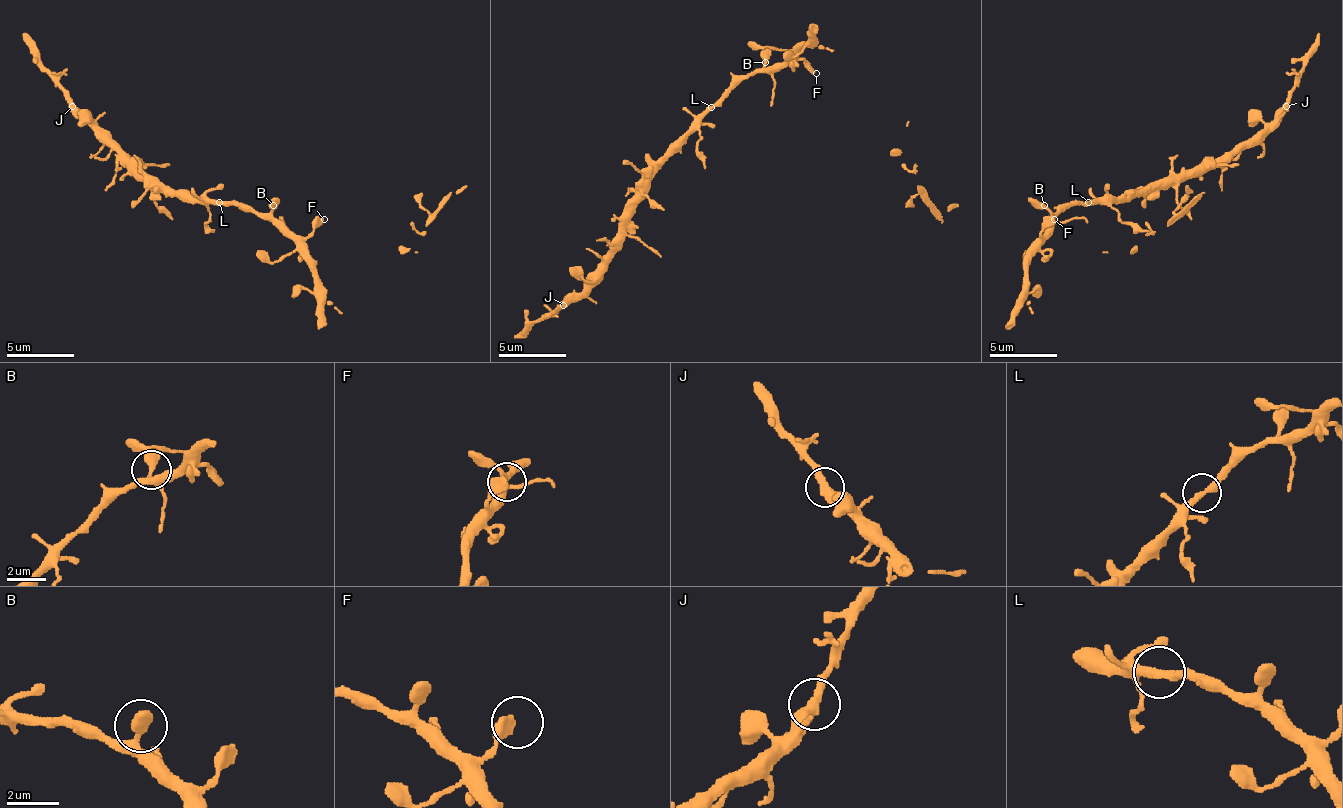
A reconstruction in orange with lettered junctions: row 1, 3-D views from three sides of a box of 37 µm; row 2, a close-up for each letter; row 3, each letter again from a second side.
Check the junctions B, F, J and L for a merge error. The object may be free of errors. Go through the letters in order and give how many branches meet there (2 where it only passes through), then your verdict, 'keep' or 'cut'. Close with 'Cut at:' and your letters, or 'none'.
B: branches 2; keep
F: branches 1; keep
J: branches 2; keep
L: branches 2; keep
Cut at: none

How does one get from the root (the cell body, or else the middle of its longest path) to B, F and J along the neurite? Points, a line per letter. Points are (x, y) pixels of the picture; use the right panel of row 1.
B: (1091, 205), (1068, 205), (1061, 212), (1051, 212), (1044, 205)
F: (1091, 205), (1068, 205), (1040, 236), (1054, 219)
J: (1091, 205), (1129, 202), (1153, 188), (1176, 185), (1200, 168), (1217, 168), (1261, 134), (1285, 107)

